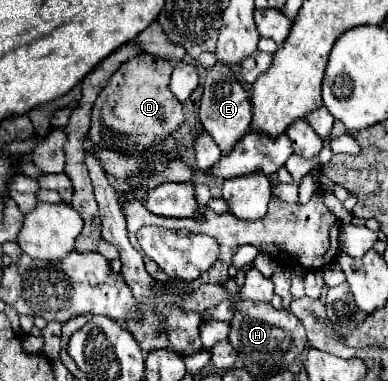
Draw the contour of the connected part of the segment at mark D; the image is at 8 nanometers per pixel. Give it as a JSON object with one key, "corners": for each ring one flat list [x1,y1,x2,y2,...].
{"corners":[[141,54,123,62,95,100,87,138,95,146,115,150,115,146,151,146,157,140,173,136,181,128,185,116,179,100,175,100,169,90,171,72,173,64,169,60,151,54]]}

